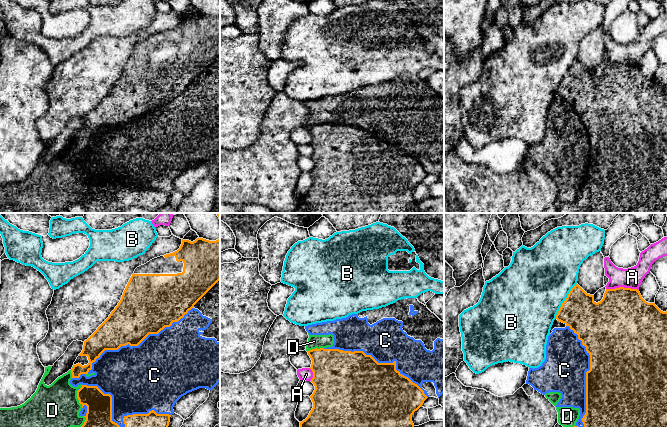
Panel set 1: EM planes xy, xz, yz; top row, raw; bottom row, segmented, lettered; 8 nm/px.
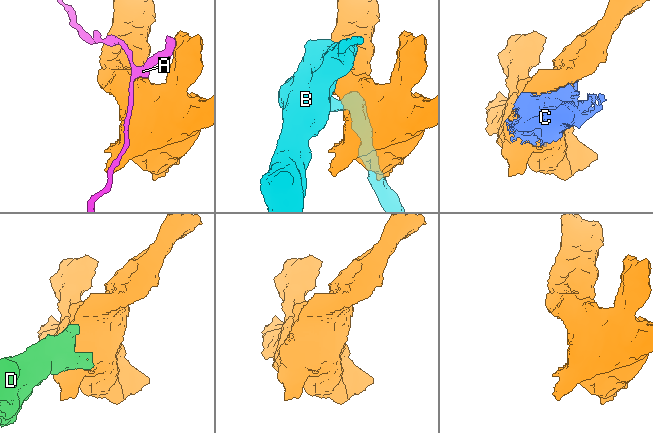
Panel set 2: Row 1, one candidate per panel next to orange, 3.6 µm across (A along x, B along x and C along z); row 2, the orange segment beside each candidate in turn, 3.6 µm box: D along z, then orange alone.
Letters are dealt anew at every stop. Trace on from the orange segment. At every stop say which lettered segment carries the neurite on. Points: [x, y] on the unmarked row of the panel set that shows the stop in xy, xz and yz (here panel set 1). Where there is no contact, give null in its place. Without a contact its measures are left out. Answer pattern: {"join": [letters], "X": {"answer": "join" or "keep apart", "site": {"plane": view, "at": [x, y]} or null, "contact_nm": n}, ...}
{"join": [], "A": {"answer": "keep apart", "site": {"plane": "yz", "at": [622, 63]}, "contact_nm": 260}, "B": {"answer": "keep apart", "site": {"plane": "yz", "at": [564, 77]}, "contact_nm": 340}, "C": {"answer": "keep apart", "site": {"plane": "xy", "at": [118, 201]}, "contact_nm": 750}, "D": {"answer": "keep apart", "site": {"plane": "xy", "at": [78, 175]}, "contact_nm": 150}}

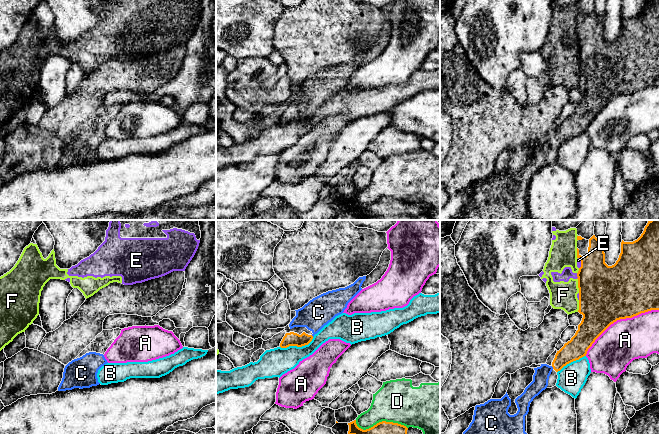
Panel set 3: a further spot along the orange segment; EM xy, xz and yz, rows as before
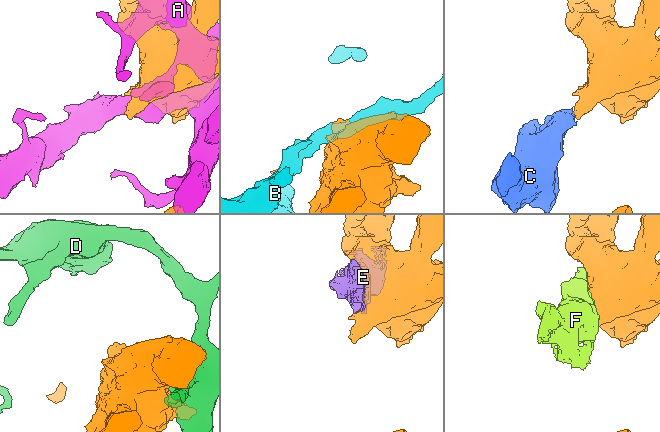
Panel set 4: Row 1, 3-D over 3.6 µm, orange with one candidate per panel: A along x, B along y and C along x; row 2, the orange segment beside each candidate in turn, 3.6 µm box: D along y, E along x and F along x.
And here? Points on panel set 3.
{"join": ["C"], "A": {"answer": "keep apart", "site": {"plane": "yz", "at": [619, 95]}, "contact_nm": 700}, "B": {"answer": "keep apart", "site": {"plane": "xz", "at": [297, 122]}, "contact_nm": 280}, "C": {"answer": "join", "site": {"plane": "yz", "at": [552, 142]}, "contact_nm": 30}, "D": {"answer": "keep apart", "site": {"plane": "xz", "at": [380, 198]}, "contact_nm": 420}, "E": {"answer": "keep apart", "site": {"plane": "yz", "at": [577, 52]}, "contact_nm": 50}, "F": {"answer": "keep apart", "site": {"plane": "yz", "at": [578, 61]}, "contact_nm": 120}}

